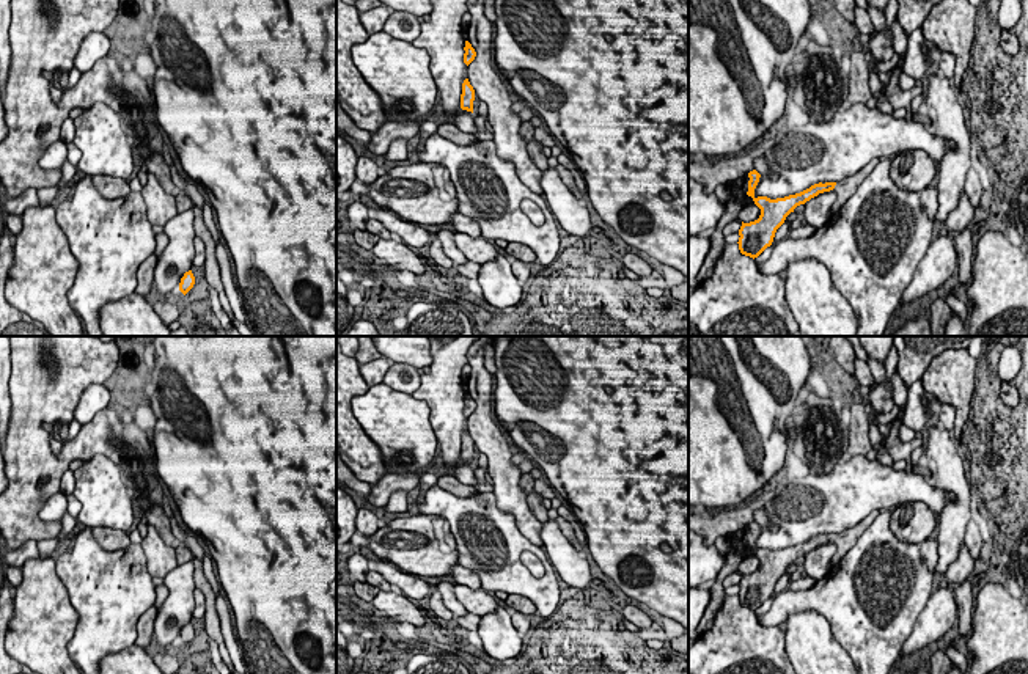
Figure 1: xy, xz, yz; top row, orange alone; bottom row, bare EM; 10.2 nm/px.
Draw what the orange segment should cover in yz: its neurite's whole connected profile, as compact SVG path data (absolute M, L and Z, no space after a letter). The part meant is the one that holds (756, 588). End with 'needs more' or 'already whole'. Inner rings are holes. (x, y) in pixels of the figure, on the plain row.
M872 511L865 520L855 526L844 529L838 534L819 534L810 540L789 547L784 550L770 551L767 548L754 548L754 540L759 534L761 526L753 522L748 525L748 544L747 547L753 550L754 556L761 561L758 572L743 575L739 581L739 602L742 606L750 610L758 610L767 599L772 597L777 581L784 575L786 569L794 564L800 556L805 556L819 545L833 542L836 551L832 558L832 566L836 566L844 555L855 545L858 537L865 529L874 522L880 511Z | needs more

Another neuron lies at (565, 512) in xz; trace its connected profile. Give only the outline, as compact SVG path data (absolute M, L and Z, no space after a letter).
M560 506L556 511L558 511L558 515L560 515L560 517L563 517L564 520L567 520L567 522L572 525L574 533L575 533L578 542L580 542L582 545L586 545L588 540L586 540L586 534L585 534L585 531L583 531L583 525L582 525L582 523L578 522L578 518L571 512L571 509L567 509L567 507L564 507L564 506Z

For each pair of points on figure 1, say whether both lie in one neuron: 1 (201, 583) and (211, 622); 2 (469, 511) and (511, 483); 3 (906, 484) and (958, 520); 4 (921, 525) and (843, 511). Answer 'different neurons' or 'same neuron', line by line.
1: same neuron
2: different neurons
3: different neurons
4: different neurons

